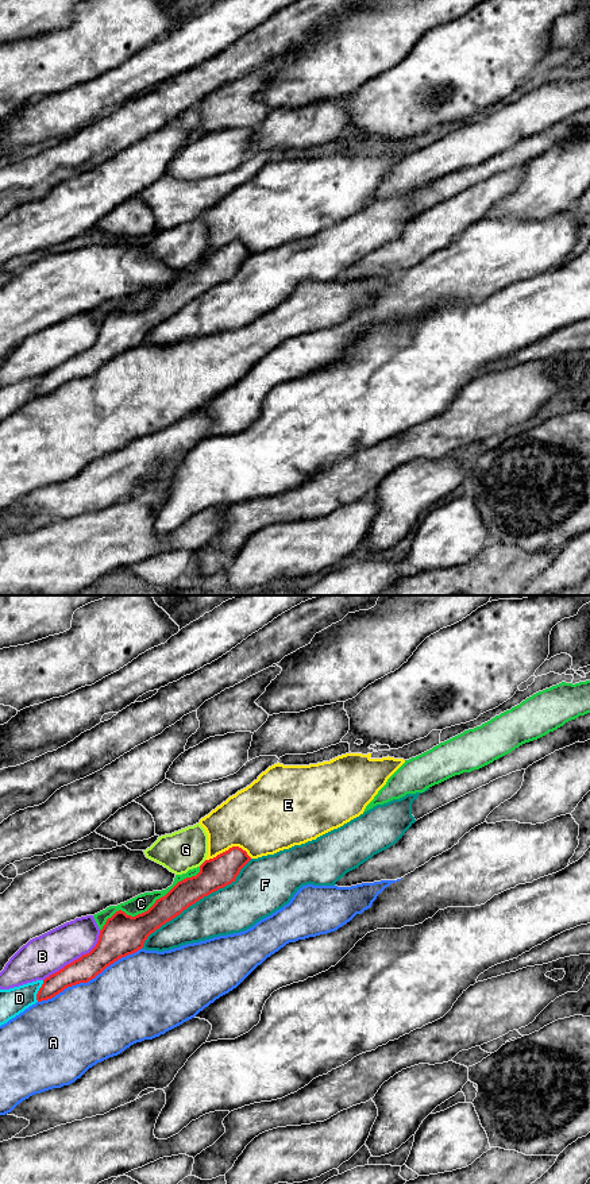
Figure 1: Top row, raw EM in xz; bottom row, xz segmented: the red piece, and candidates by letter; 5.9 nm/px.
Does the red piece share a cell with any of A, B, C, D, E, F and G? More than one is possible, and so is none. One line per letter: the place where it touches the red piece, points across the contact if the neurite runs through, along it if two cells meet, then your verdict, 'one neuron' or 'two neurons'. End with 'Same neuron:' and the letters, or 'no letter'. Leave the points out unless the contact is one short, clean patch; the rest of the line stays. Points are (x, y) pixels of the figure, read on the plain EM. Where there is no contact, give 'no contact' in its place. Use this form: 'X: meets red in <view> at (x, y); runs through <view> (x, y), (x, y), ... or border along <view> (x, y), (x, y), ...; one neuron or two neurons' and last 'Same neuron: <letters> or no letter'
A: meets red in xz at (89, 374); two neurons
B: meets red in xz at (77, 354); two neurons
C: meets red in xz at (150, 303); two neurons
D: meets red in xz at (38, 386); two neurons
E: meets red in xz at (230, 243); two neurons
F: meets red in xz at (195, 297); two neurons
G: meets red in xz at (203, 258); two neurons
Same neuron: no letter

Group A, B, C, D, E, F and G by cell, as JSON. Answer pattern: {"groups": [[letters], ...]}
{"groups": [["A"], ["B"], ["C"], ["D"], ["E"], ["F"], ["G"]]}

